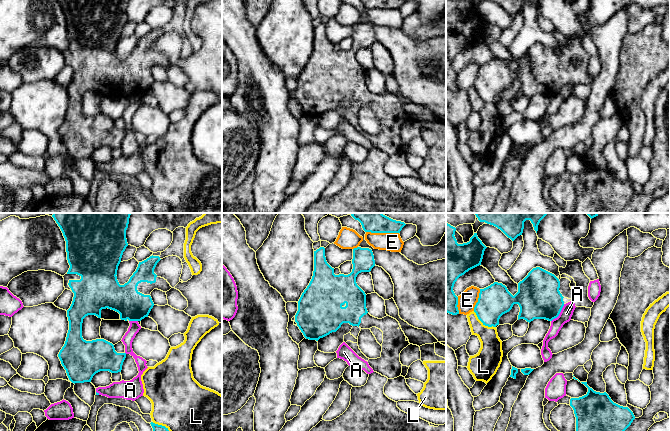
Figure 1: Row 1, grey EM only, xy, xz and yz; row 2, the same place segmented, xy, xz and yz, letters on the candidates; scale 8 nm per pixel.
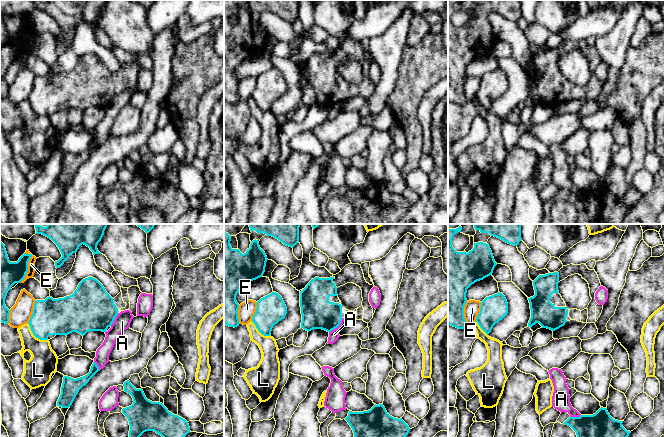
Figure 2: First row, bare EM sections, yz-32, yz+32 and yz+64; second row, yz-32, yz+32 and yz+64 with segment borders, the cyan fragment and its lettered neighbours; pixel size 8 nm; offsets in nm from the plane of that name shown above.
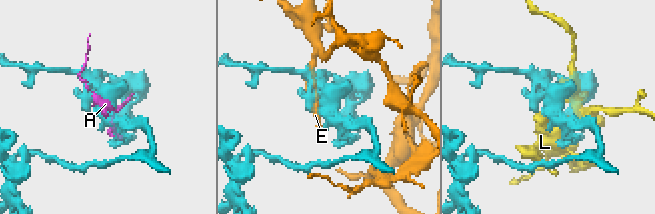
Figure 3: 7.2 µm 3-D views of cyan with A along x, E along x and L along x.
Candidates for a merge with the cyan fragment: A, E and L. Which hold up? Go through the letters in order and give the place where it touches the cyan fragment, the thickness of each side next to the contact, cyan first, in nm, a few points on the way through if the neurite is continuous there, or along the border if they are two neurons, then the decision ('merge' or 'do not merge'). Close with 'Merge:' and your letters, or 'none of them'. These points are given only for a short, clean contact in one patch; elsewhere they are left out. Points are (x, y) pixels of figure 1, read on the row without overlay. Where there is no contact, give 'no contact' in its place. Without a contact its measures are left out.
A: yz (559, 89) | 340/100 nm | do not merge
E: xz (382, 8) | 80/150 nm | do not merge
L: yz (483, 99) | 260/190 nm | do not merge
Merge: none of them

